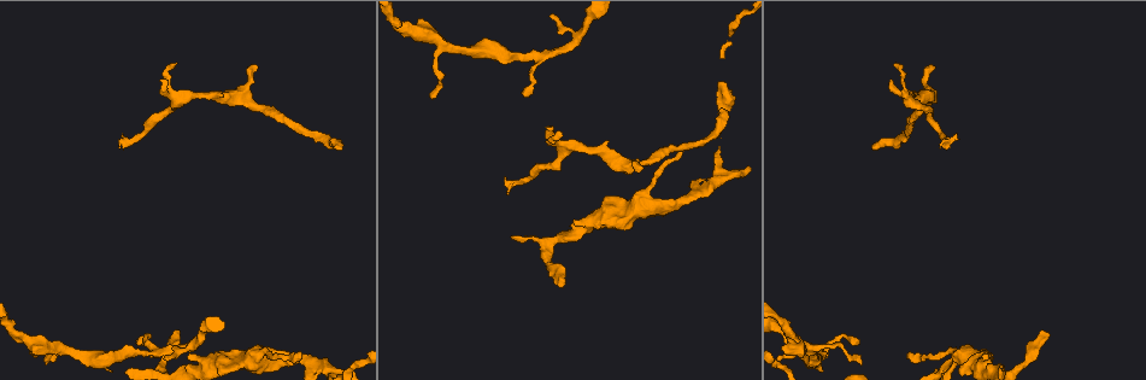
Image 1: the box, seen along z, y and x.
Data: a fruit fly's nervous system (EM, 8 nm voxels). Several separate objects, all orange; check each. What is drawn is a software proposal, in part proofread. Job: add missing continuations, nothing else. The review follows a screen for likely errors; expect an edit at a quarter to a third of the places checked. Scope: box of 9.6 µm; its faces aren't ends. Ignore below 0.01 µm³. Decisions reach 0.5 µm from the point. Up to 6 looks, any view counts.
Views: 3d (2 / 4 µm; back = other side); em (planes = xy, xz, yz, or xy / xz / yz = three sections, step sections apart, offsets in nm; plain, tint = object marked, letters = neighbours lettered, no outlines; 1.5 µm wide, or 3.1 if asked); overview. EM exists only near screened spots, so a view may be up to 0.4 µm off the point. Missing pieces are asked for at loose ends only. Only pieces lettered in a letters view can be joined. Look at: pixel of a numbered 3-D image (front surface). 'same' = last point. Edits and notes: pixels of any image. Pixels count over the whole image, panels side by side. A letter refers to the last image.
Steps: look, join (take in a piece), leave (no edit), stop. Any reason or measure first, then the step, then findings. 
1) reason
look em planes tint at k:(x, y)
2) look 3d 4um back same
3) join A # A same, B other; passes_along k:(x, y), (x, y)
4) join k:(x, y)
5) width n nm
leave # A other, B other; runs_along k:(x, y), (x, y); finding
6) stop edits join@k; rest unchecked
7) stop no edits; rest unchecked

free end
look 3d 2um at 1:(548, 127)

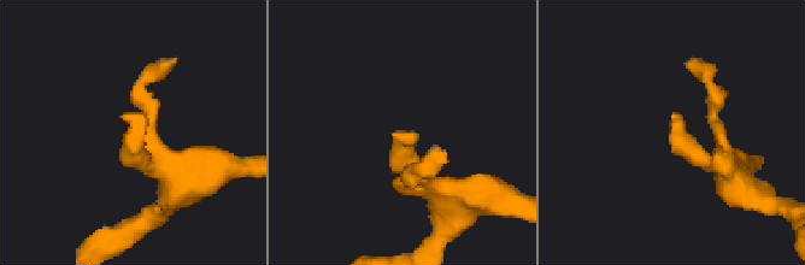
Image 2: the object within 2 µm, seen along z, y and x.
look em planes plain at 2:(122, 115)

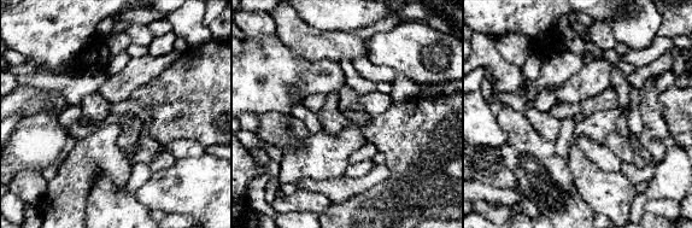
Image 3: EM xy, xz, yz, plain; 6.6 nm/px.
what lies round it
look em planes letters same

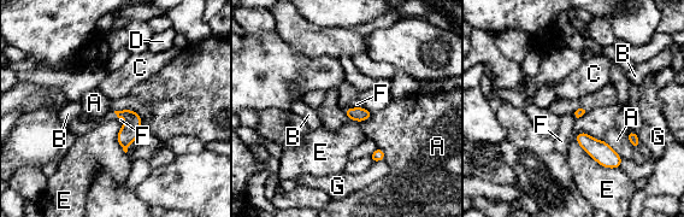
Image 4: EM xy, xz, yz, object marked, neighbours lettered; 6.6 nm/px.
longest_contact E 380 nm
leave # A other, B other, C other, D other, E other, F other, G other; border 4:(605, 141), (621, 159); none of them fits

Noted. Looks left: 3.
thin end
look em planes letters at 1:(564, 285)

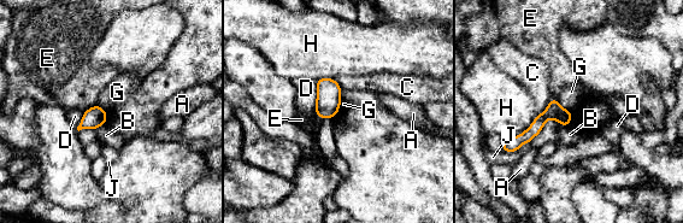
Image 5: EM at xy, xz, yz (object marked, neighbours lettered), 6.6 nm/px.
leave # A other, B other, C other, D other, E other, G other, H other, J other; runs_along 5:(567, 113), (548, 113), (508, 147); no lettered piece goes on from it

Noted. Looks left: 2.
an open end
look em planes plain at 1:(298, 354)

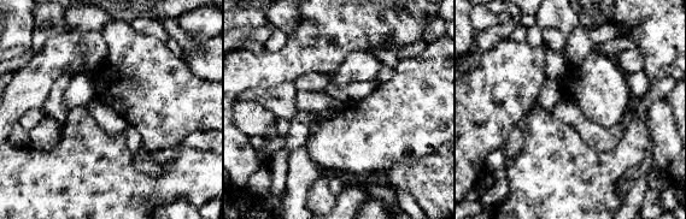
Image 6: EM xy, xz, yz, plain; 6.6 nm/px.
look em planes letters same

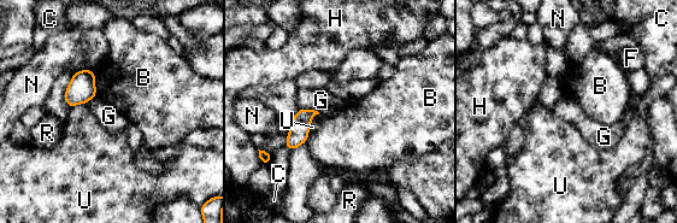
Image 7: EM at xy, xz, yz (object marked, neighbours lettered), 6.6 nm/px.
longest_contact B 160 nm
leave # B other, C other, F other, G other, H other, N other, R other, U other; border 7:(81, 69), (74, 74); none of them fits

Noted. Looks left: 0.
stop no edits; rest unchecked

